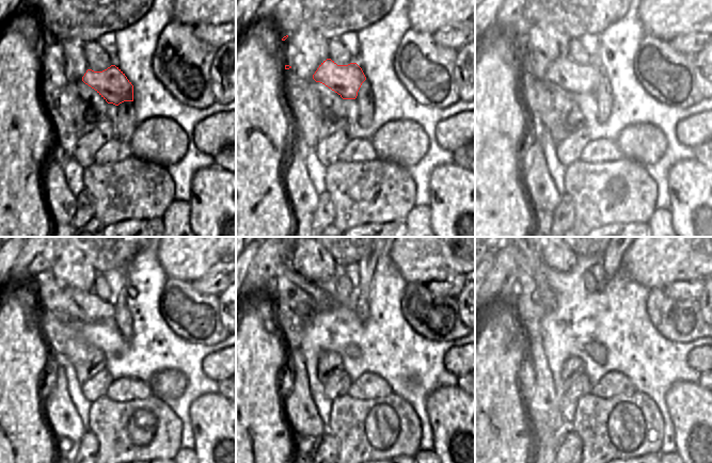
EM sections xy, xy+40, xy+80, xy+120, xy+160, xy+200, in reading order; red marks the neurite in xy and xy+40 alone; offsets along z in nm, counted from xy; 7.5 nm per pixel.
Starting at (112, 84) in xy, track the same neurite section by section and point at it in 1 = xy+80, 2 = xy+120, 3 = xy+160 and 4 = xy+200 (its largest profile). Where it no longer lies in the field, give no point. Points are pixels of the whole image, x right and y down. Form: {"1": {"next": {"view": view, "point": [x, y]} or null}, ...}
{"1": {"next": {"view": "xy+80", "point": [575, 78]}}, "2": {"next": {"view": "xy+120", "point": [70, 305]}}, "3": {"next": {"view": "xy+160", "point": [300, 298]}}, "4": {"next": {"view": "xy+200", "point": [536, 299]}}}

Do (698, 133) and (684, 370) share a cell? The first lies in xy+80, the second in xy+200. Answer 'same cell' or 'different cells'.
different cells

